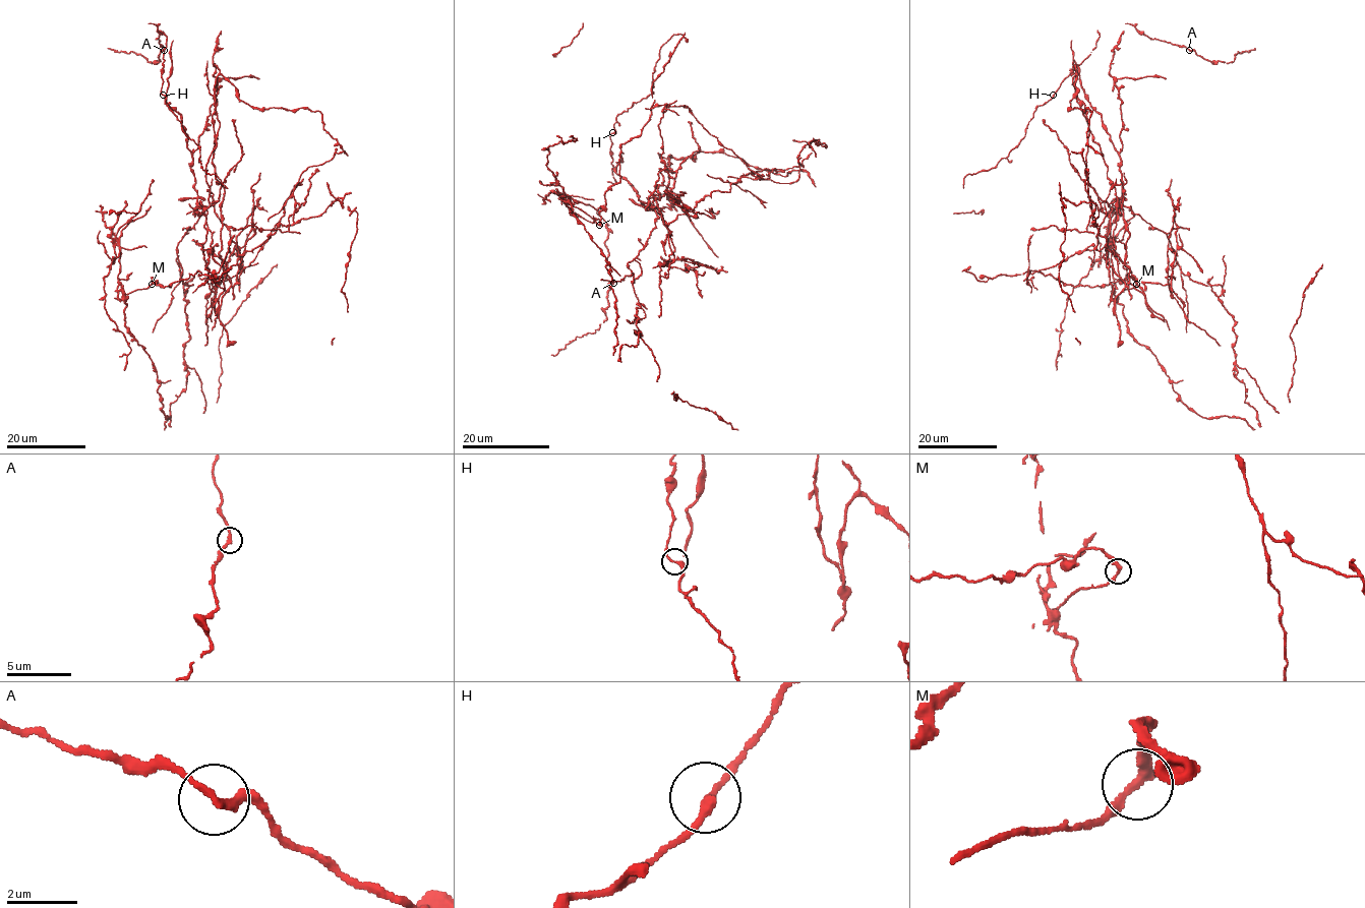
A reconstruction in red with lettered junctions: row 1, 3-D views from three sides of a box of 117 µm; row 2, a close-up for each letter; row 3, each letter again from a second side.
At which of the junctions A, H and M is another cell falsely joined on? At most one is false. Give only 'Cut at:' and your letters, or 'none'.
Cut at: M

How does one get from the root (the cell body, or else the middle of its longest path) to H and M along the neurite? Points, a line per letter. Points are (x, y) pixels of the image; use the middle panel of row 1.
H: (638, 318), (628, 262), (643, 247), (658, 215), (642, 205), (614, 172), (620, 160), (611, 158), (612, 132)
M: (638, 318), (638, 345), (624, 344), (619, 359), (609, 263), (570, 215), (571, 203), (599, 225)

